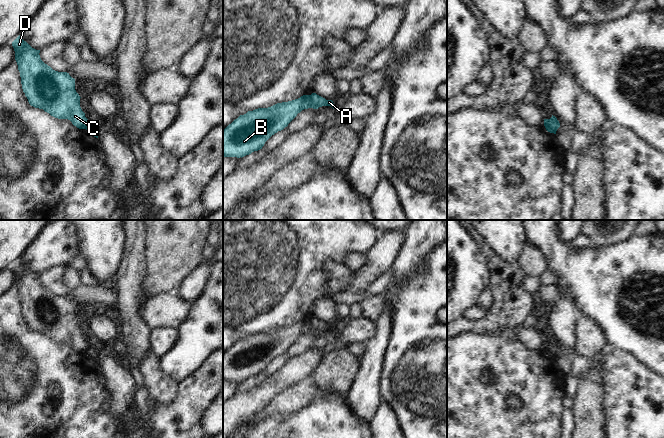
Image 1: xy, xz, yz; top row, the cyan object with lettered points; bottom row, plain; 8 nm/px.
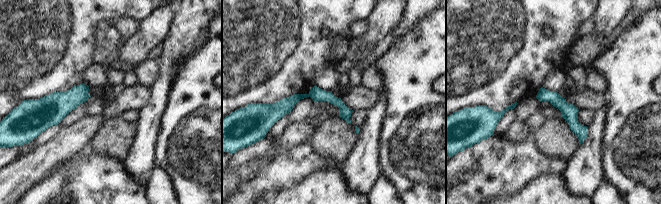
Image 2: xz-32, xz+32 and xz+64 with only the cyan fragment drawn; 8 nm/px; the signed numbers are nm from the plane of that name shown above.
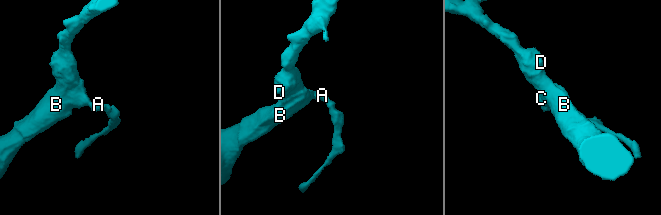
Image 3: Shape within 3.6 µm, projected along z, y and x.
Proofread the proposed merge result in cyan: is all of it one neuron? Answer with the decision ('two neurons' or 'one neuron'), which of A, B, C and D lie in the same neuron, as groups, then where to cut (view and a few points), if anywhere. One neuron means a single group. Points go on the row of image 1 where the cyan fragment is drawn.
two neurons; A / B C D; cut in xz along (309, 95), (313, 107)

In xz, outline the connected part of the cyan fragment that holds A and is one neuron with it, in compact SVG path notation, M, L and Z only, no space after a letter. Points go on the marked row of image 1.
M312 93L310 97L313 109L318 109L319 107L322 106L331 106L333 109L337 108L332 100L326 100L325 98L317 95L316 93Z

